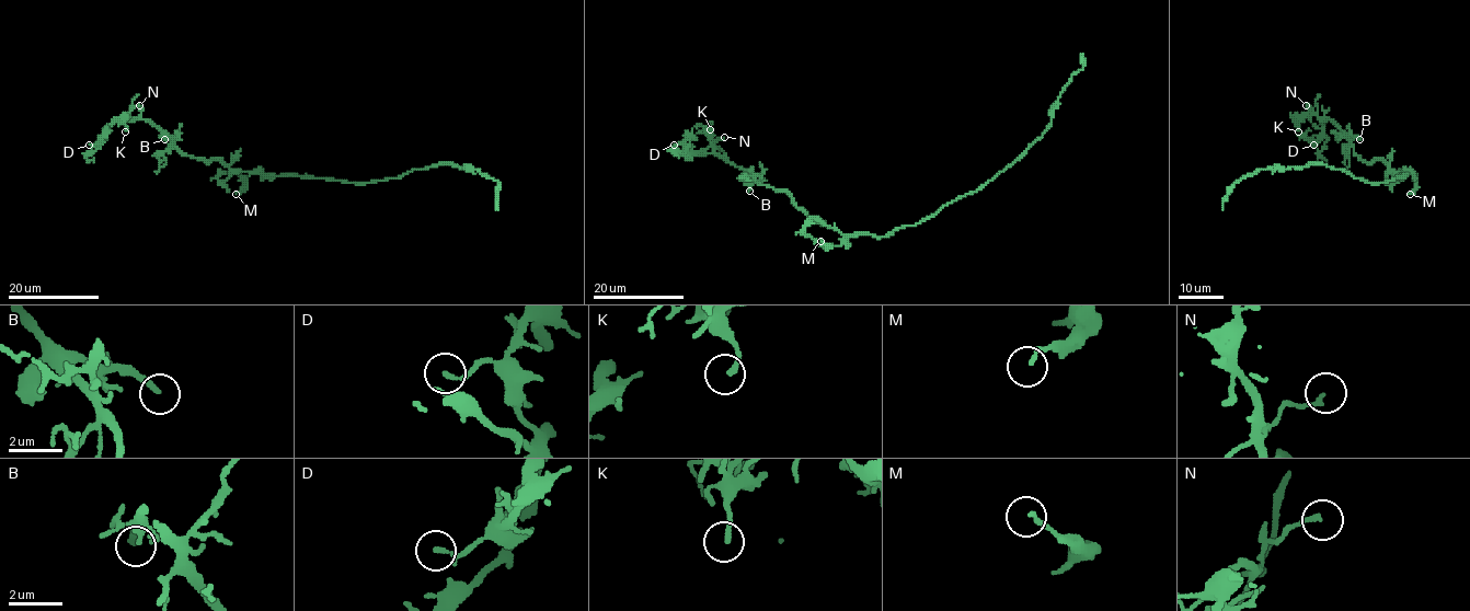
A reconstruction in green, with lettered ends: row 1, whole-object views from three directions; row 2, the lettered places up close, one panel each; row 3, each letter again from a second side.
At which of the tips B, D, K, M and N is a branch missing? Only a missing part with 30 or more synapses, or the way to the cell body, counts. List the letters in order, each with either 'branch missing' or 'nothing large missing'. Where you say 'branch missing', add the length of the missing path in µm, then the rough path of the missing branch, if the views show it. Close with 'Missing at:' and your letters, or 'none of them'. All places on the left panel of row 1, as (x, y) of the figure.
B: branch missing; about 20 µm are missing; missing branch runs (164, 139), (131, 172), (126, 192), (112, 205)
D: nothing large missing
K: nothing large missing
M: nothing large missing
N: nothing large missing
Missing at: B

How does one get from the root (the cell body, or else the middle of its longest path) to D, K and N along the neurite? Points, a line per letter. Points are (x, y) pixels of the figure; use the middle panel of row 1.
D: (893, 231), (843, 235), (732, 163), (674, 145)
K: (893, 231), (881, 238), (843, 235), (812, 220), (789, 193), (760, 184), (722, 158), (714, 150), (710, 129)
N: (893, 231), (881, 238), (843, 235), (812, 220), (789, 193), (760, 184), (722, 158), (714, 143), (724, 137)

